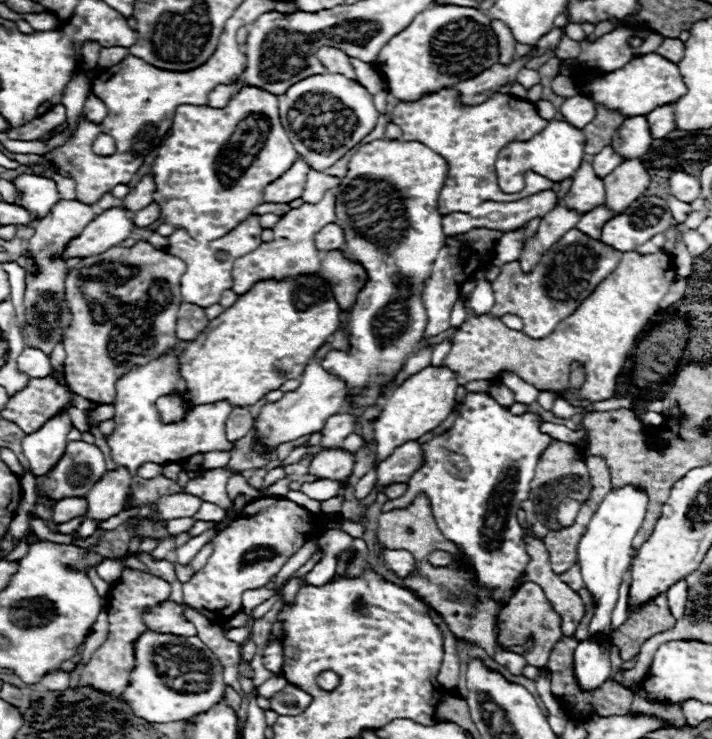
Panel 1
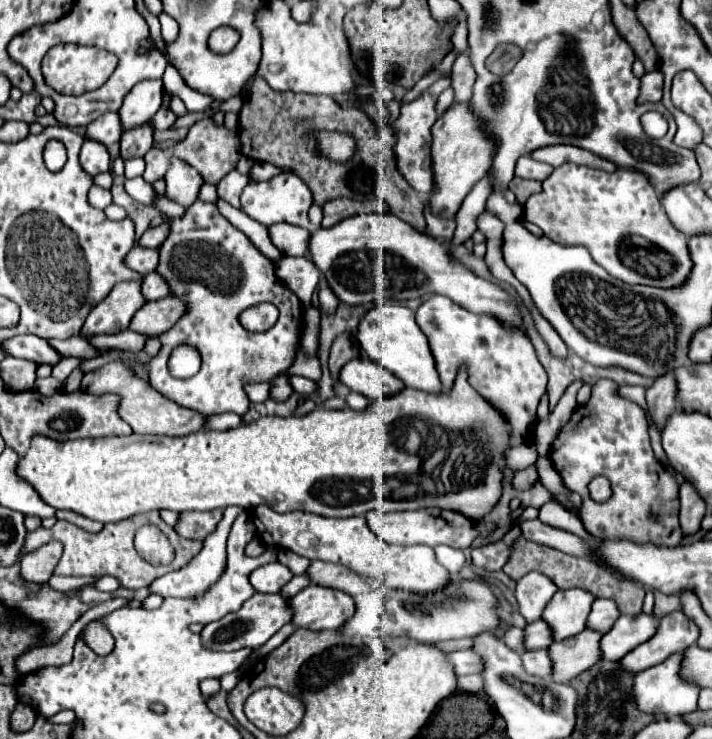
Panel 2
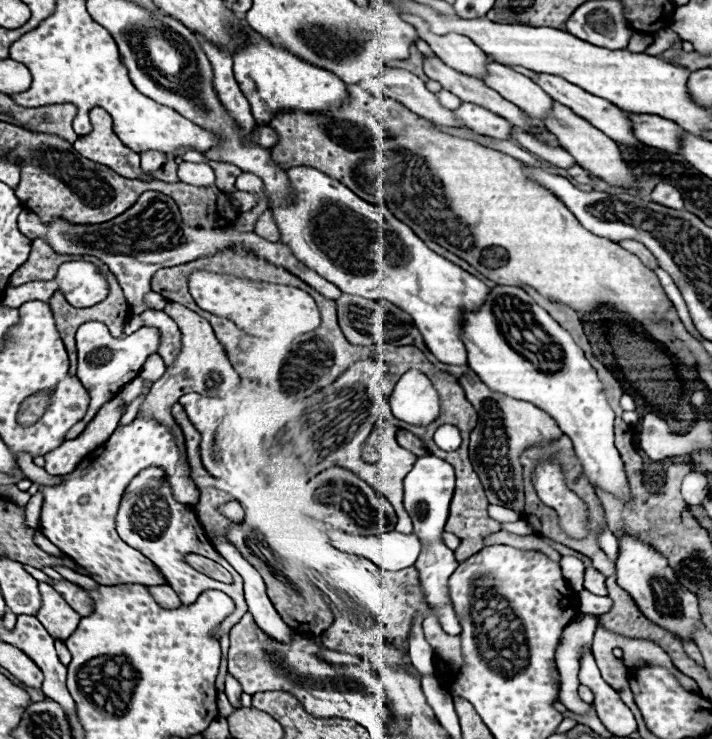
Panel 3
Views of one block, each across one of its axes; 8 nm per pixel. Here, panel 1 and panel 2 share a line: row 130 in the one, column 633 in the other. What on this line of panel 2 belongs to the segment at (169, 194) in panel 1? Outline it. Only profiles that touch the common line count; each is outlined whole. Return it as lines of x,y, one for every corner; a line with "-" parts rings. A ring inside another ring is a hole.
564,164
542,182
542,192
526,200
524,218
542,228
542,232
558,244
586,246
596,264
600,264
610,276
624,280
626,284
676,288
678,284
686,282
686,276
690,276
692,260
686,248
686,236
670,224
660,204
660,198
644,172
640,174
638,170
624,168
616,168
614,172
602,172
588,166

